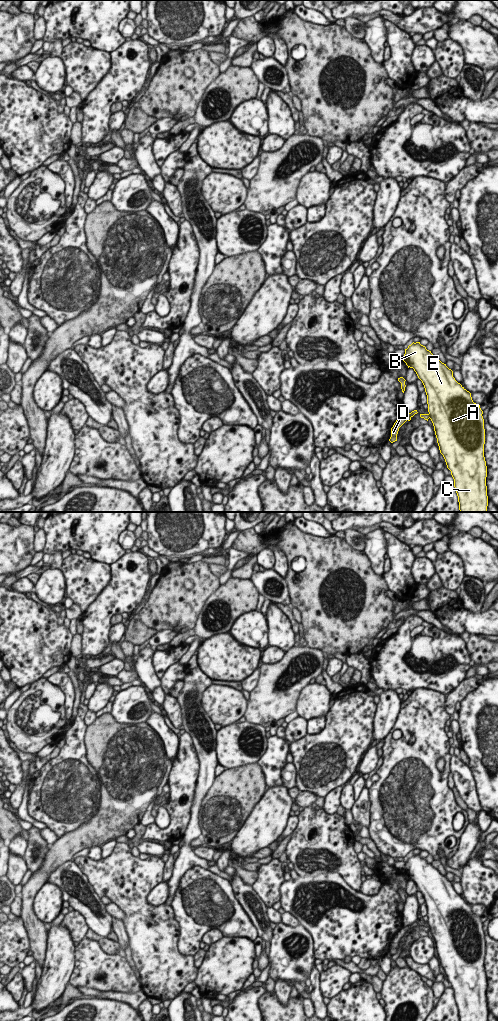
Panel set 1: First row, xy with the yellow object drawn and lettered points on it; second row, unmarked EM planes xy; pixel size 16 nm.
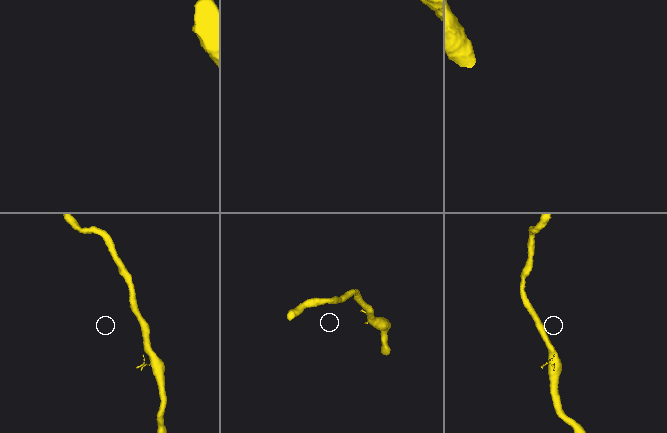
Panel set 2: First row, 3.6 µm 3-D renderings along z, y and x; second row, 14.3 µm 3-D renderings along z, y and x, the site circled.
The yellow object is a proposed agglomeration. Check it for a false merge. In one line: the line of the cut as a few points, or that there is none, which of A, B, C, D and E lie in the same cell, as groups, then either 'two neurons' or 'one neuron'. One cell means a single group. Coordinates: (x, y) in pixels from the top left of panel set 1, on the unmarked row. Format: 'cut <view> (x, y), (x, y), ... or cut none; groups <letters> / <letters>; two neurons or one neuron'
cut xy (428, 926), (430, 929); groups A B C E / D; two neurons

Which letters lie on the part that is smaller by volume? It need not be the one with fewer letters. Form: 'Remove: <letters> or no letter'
Remove: D

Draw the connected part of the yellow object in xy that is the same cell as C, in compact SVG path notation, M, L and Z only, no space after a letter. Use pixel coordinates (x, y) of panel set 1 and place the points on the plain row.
M420 854L405 861L402 871L413 880L427 907L428 924L434 938L440 965L454 991L459 1021L487 1021L487 978L484 969L485 941L483 923L473 914L471 905L453 889L453 883Z

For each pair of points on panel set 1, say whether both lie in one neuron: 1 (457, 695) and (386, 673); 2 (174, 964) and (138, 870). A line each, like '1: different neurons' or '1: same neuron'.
1: different neurons
2: same neuron

